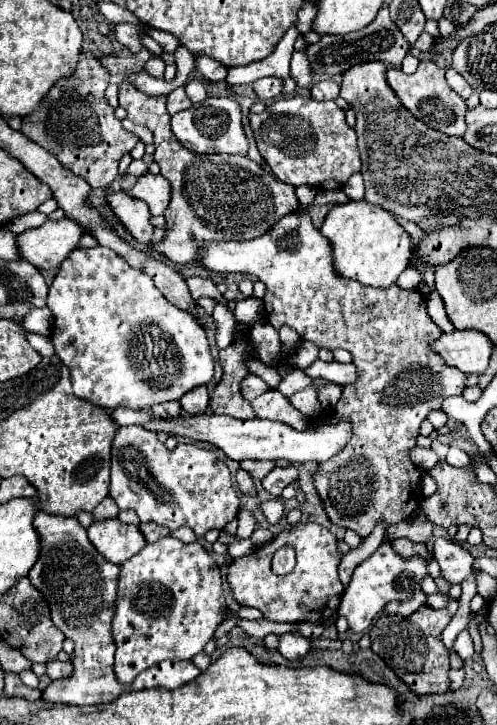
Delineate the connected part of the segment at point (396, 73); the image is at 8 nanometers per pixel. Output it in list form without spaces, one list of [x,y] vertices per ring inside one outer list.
[[[424,59],[420,61],[416,73],[406,75],[400,67],[388,67],[386,69],[386,81],[390,85],[390,89],[396,93],[396,97],[400,99],[400,103],[422,123],[426,123],[430,129],[442,131],[446,135],[454,135],[454,137],[462,137],[462,133],[466,131],[466,121],[464,121],[464,113],[466,113],[466,101],[456,95],[450,85],[446,83],[446,69],[438,67],[434,61]]]

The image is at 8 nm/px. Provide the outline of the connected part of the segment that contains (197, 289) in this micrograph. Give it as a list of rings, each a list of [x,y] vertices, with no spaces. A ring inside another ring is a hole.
[[[192,275],[192,277],[188,277],[186,279],[186,283],[188,283],[188,287],[190,287],[190,293],[192,293],[192,298],[194,300],[199,299],[200,297],[214,297],[218,303],[226,303],[224,301],[224,297],[222,297],[222,293],[216,289],[216,283],[212,281],[212,279],[206,279],[206,277],[196,277],[196,275]]]

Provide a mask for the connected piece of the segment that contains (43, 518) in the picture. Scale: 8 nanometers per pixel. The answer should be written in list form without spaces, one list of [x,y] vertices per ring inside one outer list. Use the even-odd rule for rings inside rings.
[[[38,511],[34,517],[34,529],[40,537],[40,557],[30,569],[28,579],[44,595],[50,605],[54,625],[76,643],[74,649],[74,673],[68,679],[52,681],[44,691],[42,699],[64,705],[100,705],[112,703],[116,697],[128,691],[142,689],[176,689],[184,683],[194,681],[200,669],[192,661],[160,661],[152,669],[146,669],[132,681],[132,685],[120,685],[114,675],[114,651],[112,643],[112,617],[116,603],[116,587],[120,577],[120,567],[108,563],[88,541],[86,529],[76,517],[56,517]]]

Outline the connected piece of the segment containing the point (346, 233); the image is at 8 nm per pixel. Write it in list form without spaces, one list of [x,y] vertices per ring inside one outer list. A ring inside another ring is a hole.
[[[366,201],[336,205],[328,211],[320,233],[332,245],[336,275],[344,279],[354,279],[368,287],[390,287],[410,263],[412,237],[398,225],[392,213],[378,205],[370,205]]]

